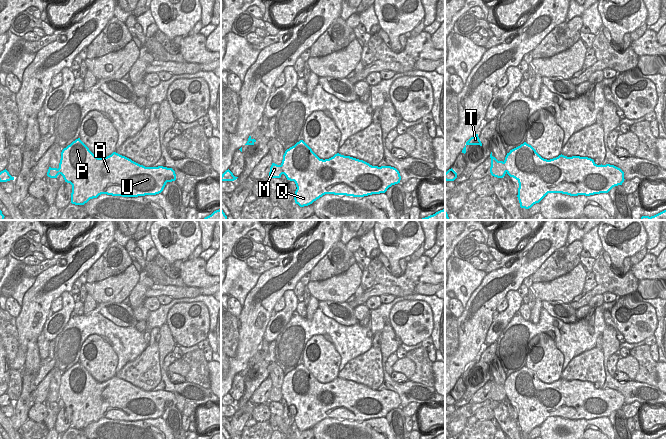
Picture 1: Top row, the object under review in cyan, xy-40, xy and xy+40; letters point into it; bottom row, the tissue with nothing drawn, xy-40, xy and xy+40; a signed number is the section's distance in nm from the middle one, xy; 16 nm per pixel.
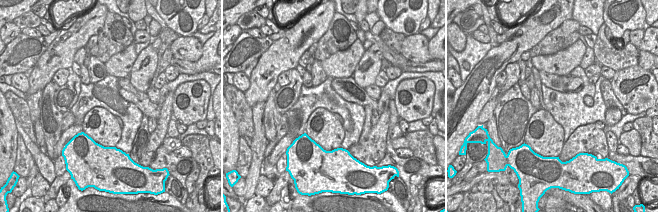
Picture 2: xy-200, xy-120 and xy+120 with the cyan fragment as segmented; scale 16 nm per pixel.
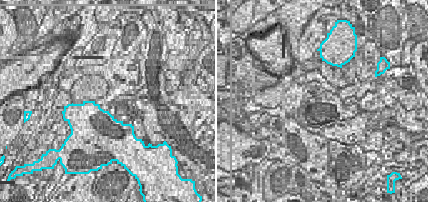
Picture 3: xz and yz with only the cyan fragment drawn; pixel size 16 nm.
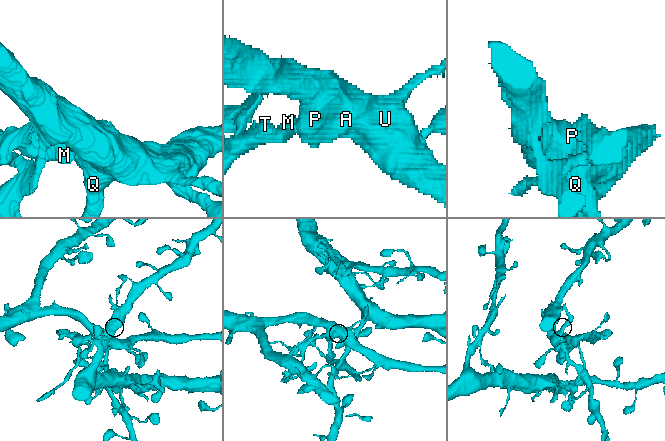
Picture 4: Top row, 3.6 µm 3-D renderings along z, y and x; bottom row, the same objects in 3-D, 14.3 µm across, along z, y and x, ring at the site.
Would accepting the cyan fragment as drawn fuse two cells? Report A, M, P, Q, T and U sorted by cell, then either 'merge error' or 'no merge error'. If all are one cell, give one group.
A P Q U / M T | merge error

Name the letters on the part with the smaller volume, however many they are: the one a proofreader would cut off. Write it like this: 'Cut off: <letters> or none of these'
Cut off: M, T

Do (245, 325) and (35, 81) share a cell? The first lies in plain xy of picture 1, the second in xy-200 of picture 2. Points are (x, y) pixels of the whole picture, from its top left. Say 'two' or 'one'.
one

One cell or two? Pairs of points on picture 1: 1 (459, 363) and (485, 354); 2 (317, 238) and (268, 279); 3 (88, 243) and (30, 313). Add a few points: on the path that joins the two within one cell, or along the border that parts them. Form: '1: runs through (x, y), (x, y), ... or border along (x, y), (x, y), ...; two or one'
1: border along (485, 346), (476, 357); two
2: runs through (311, 260), (290, 285), (262, 306), (256, 305); one
3: runs through (91, 257), (66, 285), (60, 285), (50, 291); one

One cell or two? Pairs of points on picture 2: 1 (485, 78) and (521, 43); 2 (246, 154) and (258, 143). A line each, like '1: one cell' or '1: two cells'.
1: one cell
2: two cells

